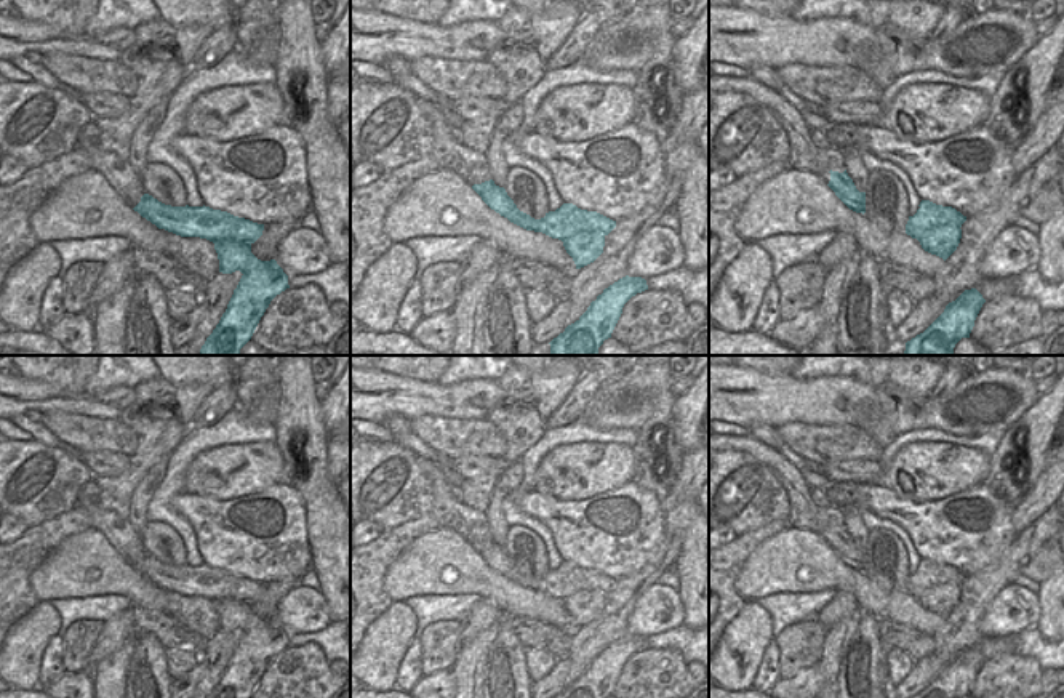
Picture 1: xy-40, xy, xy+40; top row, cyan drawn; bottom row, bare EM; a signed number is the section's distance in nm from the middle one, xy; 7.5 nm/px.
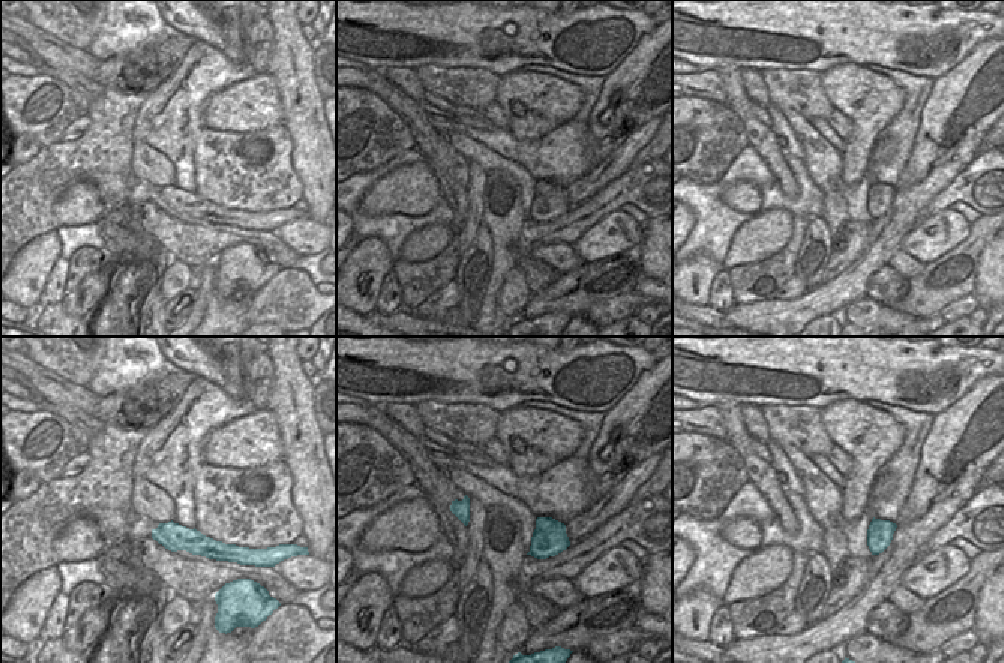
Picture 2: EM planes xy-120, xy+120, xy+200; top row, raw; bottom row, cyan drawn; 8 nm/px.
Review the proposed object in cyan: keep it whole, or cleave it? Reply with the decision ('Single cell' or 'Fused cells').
Fused cells

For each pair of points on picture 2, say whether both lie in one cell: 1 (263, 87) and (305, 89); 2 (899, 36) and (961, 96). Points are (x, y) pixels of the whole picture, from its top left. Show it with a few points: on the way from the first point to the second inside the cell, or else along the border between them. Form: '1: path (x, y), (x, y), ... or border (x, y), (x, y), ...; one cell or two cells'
1: border (266, 72), (272, 77), (276, 87), (281, 122); two cells
2: border (968, 54), (935, 80); two cells

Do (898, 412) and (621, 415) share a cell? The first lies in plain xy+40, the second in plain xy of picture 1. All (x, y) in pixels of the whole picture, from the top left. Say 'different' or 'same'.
same

